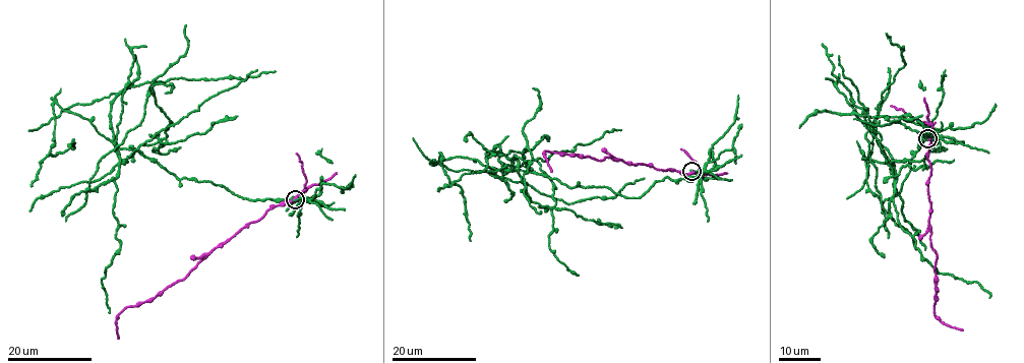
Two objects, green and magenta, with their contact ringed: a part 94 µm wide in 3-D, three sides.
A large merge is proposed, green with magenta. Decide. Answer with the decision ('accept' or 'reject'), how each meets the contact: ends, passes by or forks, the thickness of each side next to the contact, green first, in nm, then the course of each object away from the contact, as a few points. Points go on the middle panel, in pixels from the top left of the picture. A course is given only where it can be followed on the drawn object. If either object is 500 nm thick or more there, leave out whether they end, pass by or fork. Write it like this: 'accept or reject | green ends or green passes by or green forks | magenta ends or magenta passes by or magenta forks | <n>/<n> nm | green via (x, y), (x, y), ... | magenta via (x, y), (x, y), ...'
reject | green ends | magenta passes by | 200/440 nm | green via (691, 171), (700, 172), (665, 176), (633, 198), (569, 187), (485, 154), (524, 158), (549, 137), (542, 136) | magenta via (691, 171), (680, 173), (619, 159), (600, 160), (546, 150), (544, 157), (551, 172)

